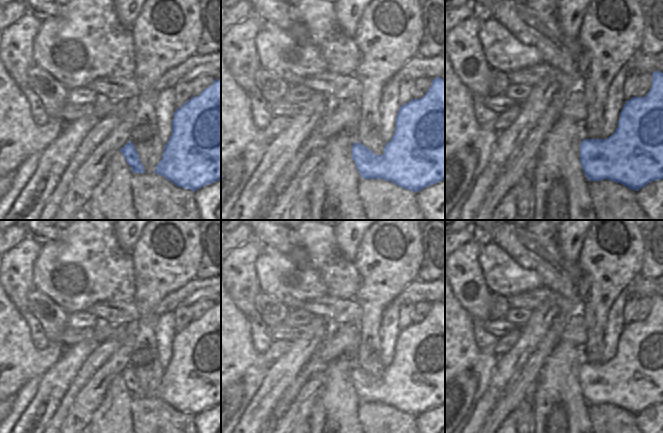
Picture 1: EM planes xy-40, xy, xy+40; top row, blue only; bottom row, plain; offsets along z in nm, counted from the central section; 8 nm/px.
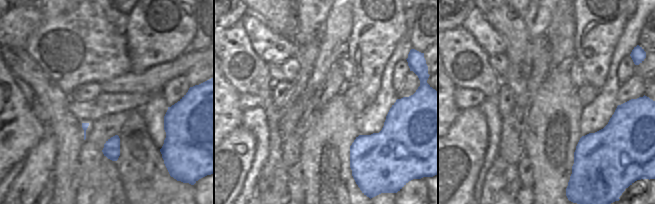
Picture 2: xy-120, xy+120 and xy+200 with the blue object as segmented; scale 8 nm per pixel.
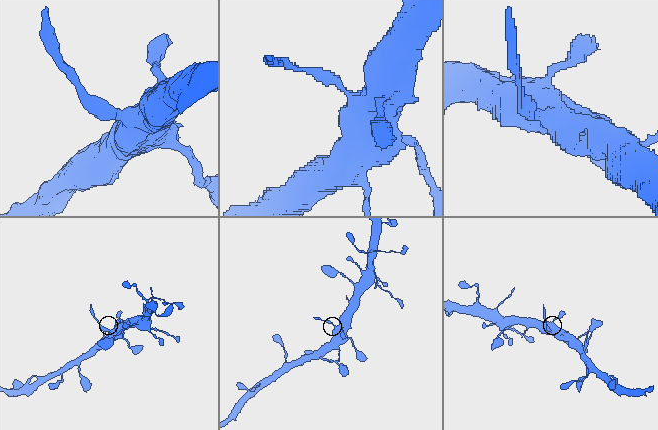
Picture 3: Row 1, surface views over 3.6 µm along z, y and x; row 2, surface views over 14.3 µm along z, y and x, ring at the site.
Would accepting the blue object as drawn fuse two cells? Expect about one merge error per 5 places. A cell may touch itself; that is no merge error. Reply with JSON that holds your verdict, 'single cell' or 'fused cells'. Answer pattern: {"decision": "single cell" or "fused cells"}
{"decision": "fused cells"}

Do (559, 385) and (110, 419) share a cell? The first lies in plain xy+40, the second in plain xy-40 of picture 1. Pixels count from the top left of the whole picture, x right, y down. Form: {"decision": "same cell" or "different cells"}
{"decision": "same cell"}

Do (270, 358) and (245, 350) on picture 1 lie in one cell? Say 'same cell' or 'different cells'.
same cell

